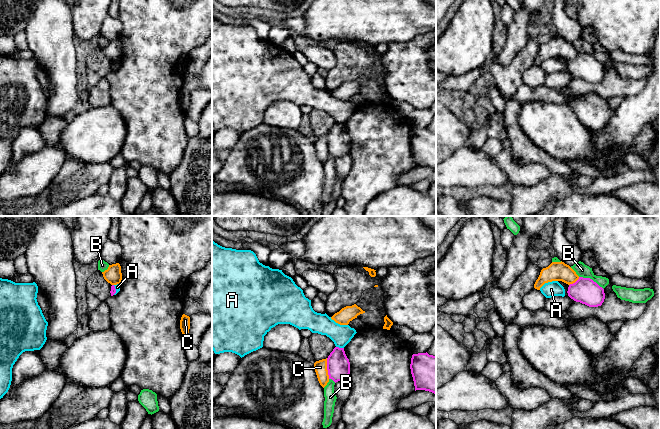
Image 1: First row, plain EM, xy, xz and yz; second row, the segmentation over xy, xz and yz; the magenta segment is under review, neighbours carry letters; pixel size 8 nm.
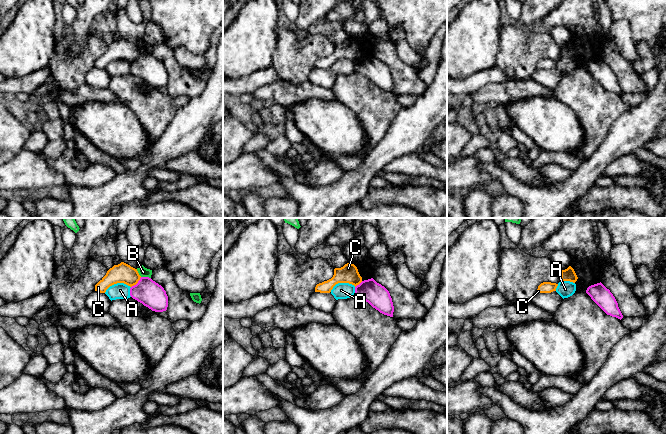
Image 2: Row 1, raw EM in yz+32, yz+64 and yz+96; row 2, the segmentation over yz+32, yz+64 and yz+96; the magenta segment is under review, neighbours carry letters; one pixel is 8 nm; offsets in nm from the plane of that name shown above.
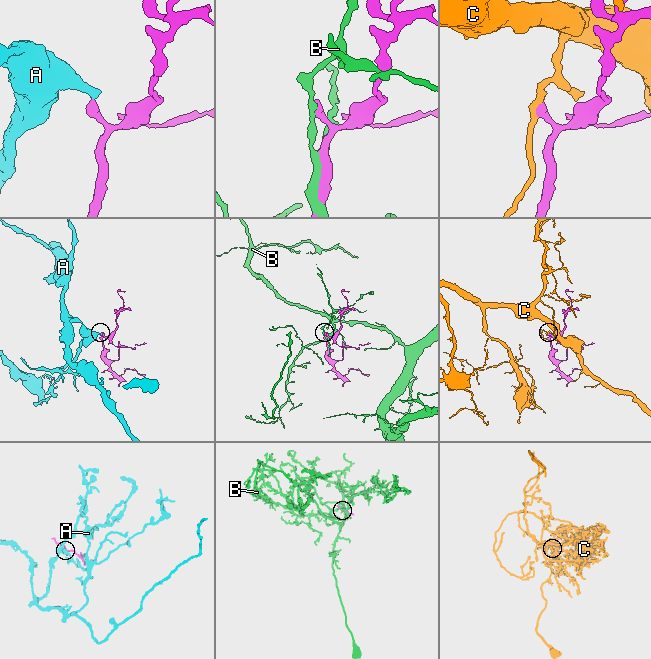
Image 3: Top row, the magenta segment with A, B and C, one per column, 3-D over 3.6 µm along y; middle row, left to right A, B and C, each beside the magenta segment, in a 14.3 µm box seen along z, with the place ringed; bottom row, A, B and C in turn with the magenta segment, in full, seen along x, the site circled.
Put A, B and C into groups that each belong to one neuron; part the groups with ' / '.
A / B / C

